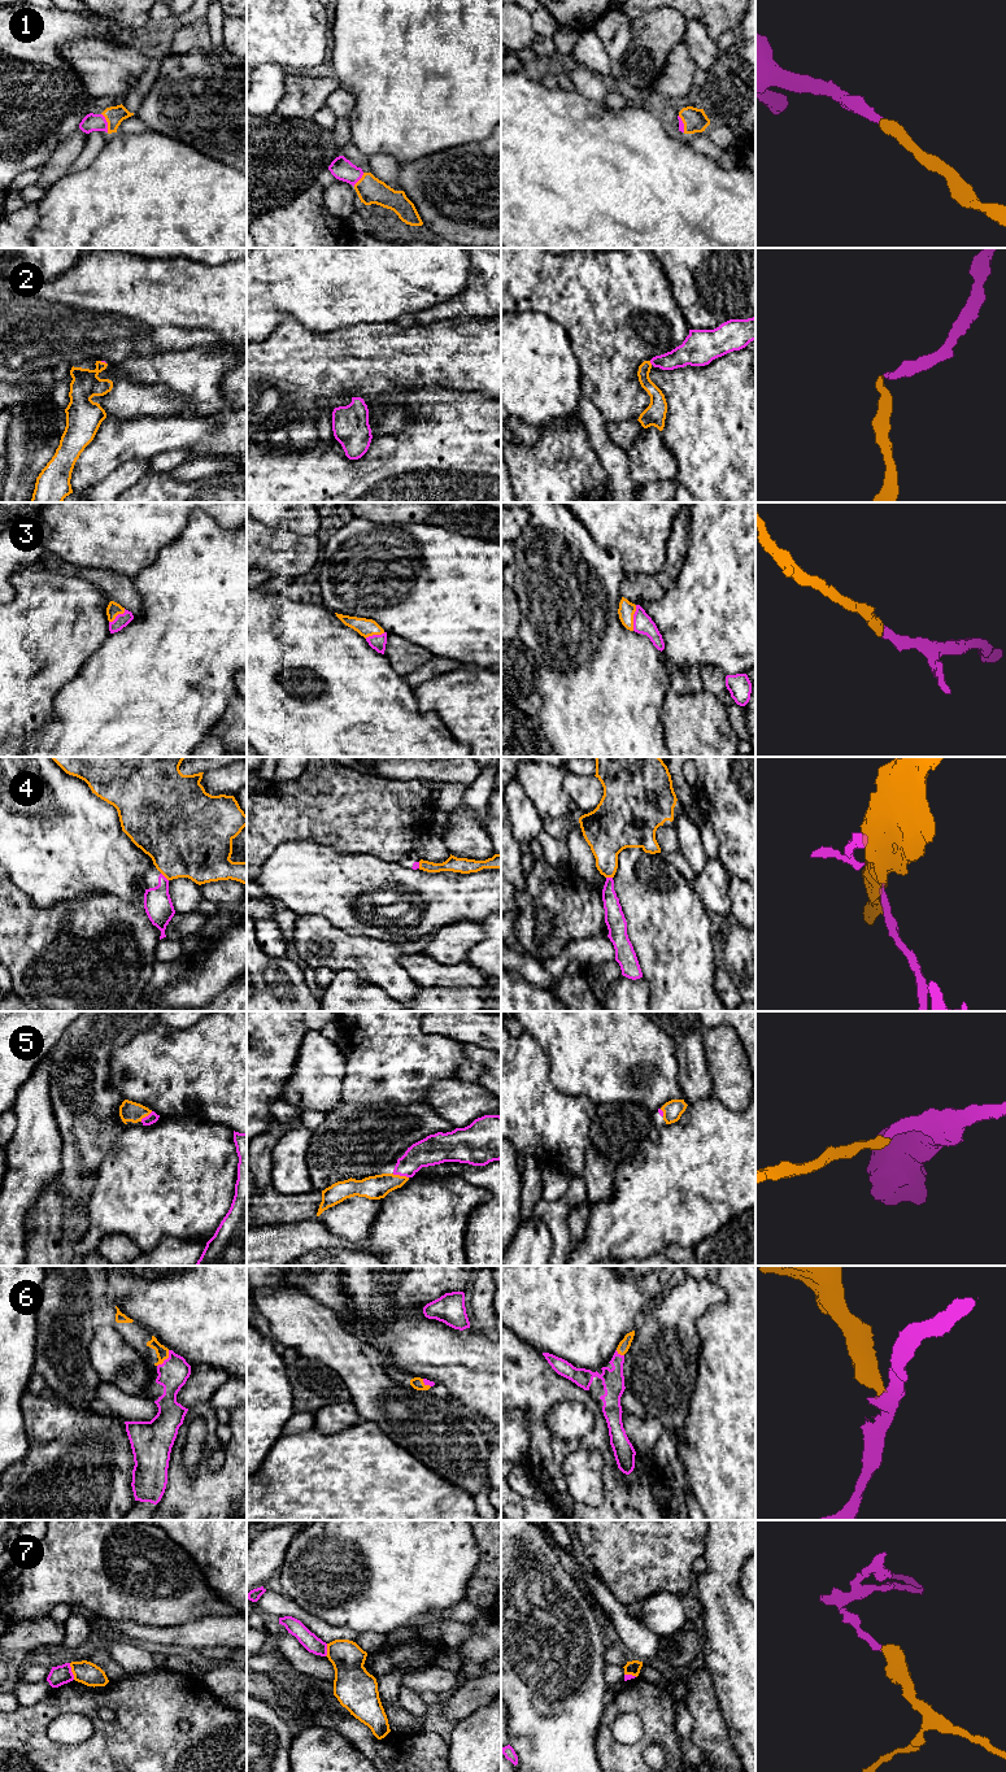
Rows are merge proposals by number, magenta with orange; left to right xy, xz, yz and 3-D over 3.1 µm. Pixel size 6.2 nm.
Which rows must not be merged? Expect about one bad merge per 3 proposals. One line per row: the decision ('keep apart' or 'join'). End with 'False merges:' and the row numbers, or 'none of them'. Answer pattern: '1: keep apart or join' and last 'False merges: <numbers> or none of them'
1: join
2: join
3: join
4: keep apart
5: join
6: join
7: keep apart
False merges: 4, 7

